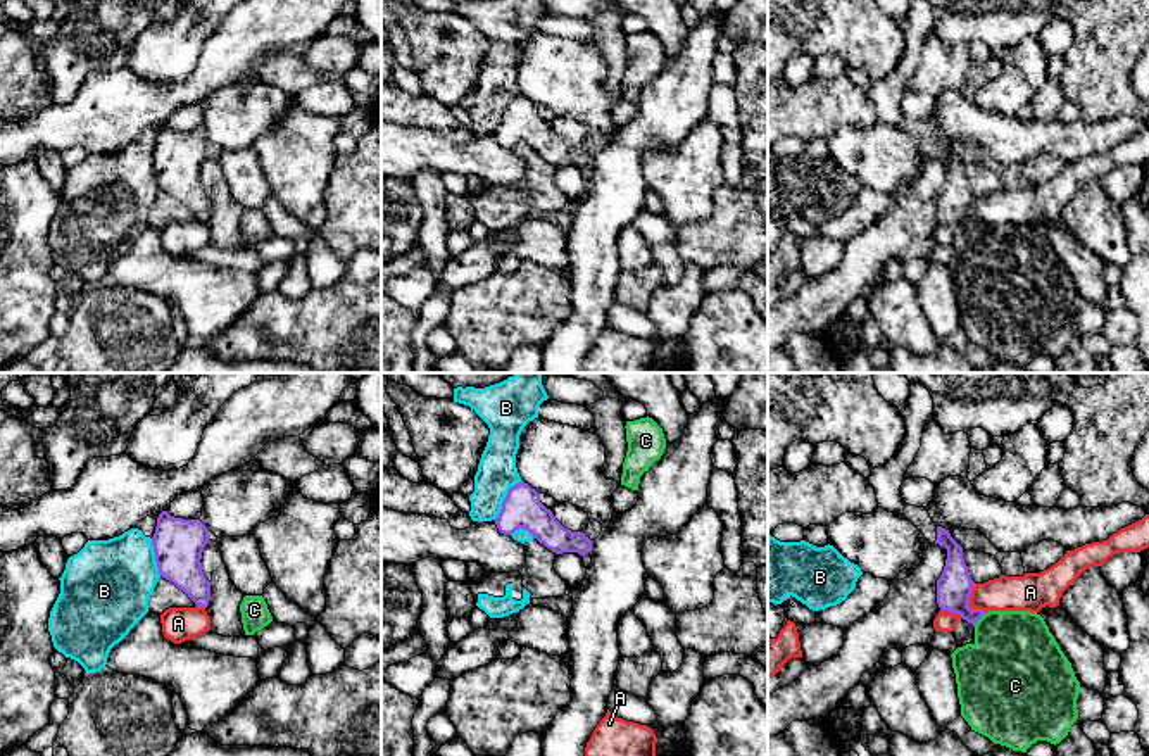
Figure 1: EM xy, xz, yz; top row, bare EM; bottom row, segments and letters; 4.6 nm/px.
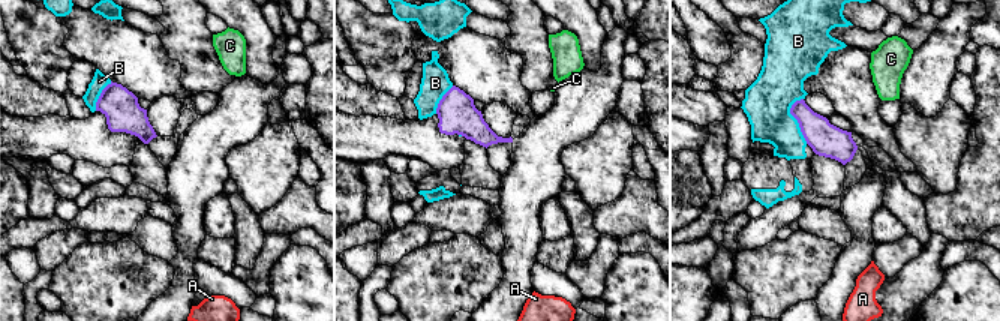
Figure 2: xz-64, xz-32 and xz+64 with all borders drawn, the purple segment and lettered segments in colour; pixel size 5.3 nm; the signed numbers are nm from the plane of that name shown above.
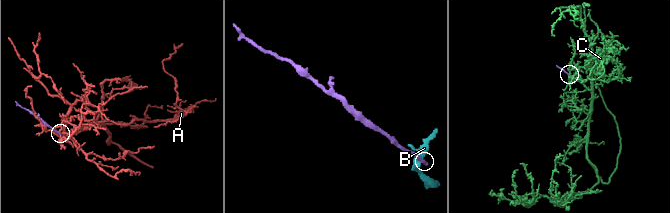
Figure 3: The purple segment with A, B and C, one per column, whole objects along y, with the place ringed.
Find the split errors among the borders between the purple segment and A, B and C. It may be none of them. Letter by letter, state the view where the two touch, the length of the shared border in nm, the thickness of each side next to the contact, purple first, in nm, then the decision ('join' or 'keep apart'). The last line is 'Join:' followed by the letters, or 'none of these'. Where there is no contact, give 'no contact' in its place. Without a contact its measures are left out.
A: meets purple in yz; contact 150 nm long; 160 nm thick on the purple side, 160 nm on the other; keep apart
B: meets purple in xz; contact 240 nm long; 190 nm thick on the purple side, 180 nm on the other; keep apart
C: meets purple in yz; contact 90 nm long; 160 nm thick on the purple side, 400 nm on the other; join
Join: C

